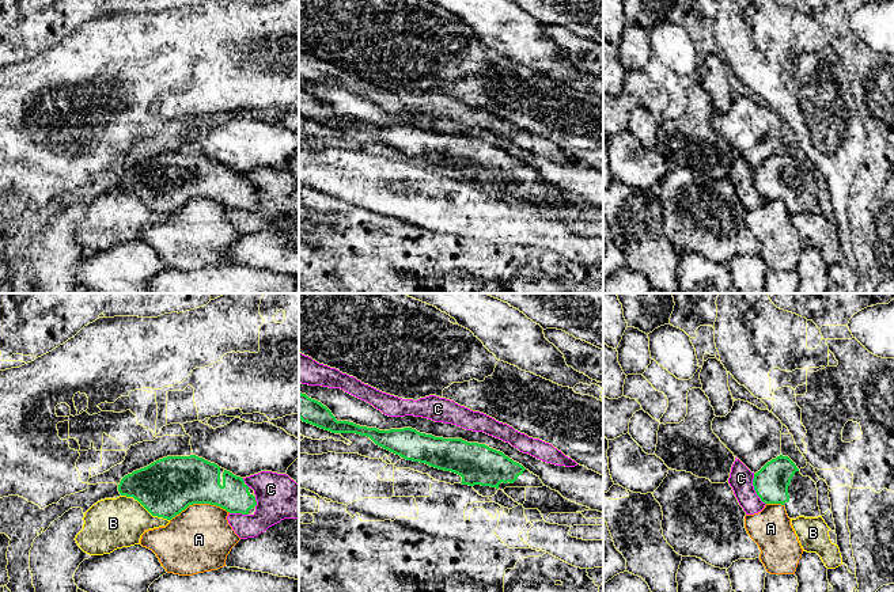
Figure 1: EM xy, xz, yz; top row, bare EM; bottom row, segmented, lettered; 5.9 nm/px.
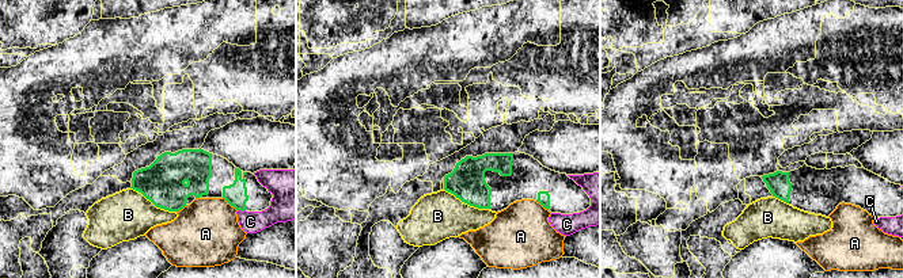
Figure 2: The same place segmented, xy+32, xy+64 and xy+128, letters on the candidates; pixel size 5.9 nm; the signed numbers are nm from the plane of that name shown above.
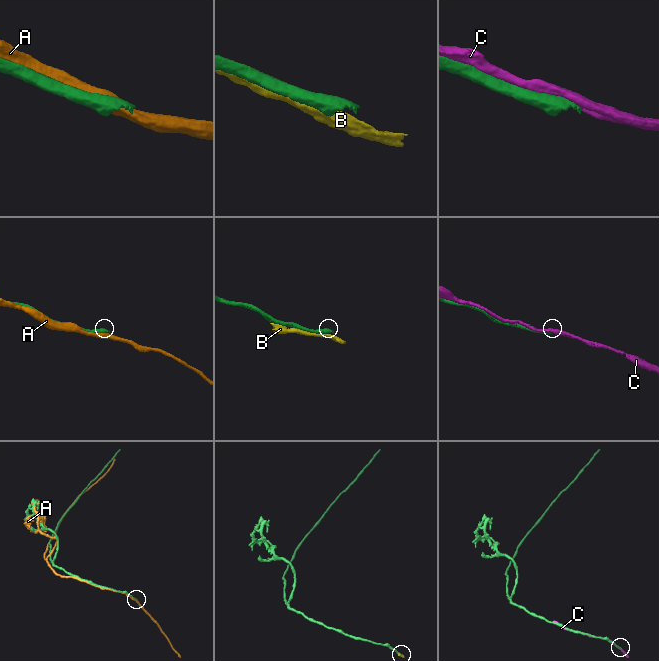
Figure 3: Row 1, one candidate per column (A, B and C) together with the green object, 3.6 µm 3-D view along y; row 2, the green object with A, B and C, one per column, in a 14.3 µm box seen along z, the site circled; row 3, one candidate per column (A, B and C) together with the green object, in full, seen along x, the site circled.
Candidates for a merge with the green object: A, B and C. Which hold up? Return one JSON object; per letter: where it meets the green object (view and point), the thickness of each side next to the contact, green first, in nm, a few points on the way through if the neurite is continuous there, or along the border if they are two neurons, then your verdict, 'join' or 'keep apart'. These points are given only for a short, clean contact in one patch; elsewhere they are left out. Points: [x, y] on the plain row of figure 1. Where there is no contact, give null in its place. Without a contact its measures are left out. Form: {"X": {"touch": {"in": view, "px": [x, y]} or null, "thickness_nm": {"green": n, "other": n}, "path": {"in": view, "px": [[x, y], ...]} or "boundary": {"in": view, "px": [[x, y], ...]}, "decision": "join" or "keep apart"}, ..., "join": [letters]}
{"A": {"touch": {"in": "xy", "px": [200, 198]}, "thickness_nm": {"green": 340, "other": 380}, "decision": "keep apart"}, "B": {"touch": {"in": "xy", "px": [146, 204]}, "thickness_nm": {"green": 340, "other": 300}, "decision": "keep apart"}, "C": {"touch": {"in": "yz", "px": [754, 185]}, "thickness_nm": {"green": 200, "other": 140}, "decision": "keep apart"}, "join": []}

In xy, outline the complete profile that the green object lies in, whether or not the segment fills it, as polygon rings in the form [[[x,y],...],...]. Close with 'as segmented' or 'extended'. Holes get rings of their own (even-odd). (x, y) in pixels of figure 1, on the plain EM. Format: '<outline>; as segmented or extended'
[[[196,151],[167,152],[136,166],[121,175],[118,187],[121,191],[137,196],[152,212],[167,216],[193,200],[211,200],[230,209],[242,210],[254,210],[257,201],[254,186],[243,174]]]; extended

